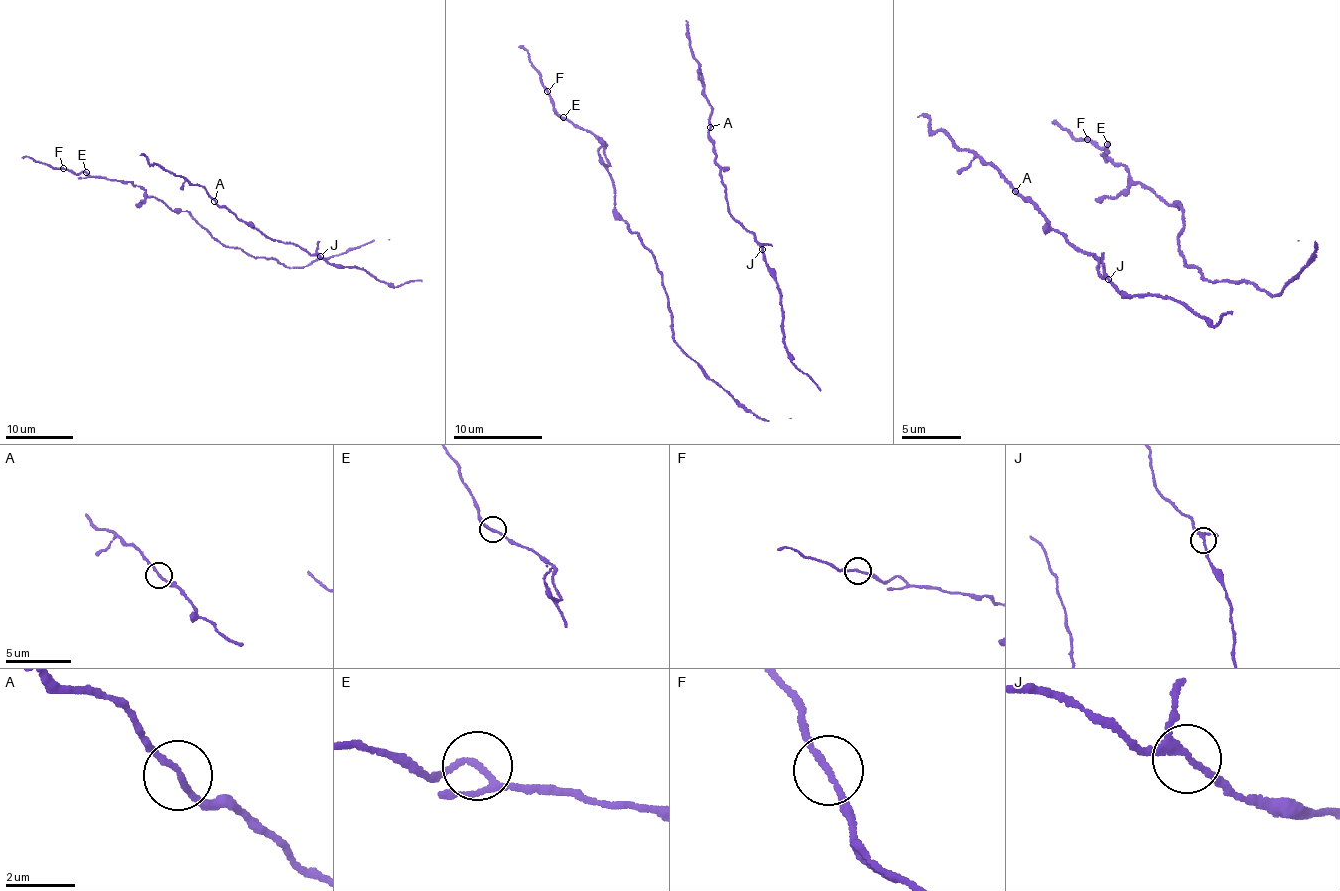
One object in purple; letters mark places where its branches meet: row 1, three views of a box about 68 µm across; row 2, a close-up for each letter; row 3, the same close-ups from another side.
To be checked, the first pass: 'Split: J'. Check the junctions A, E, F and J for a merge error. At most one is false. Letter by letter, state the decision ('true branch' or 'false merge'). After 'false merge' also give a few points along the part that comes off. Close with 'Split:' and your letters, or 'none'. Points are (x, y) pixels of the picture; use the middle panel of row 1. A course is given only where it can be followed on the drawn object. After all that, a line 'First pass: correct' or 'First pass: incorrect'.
A: true branch
E: true branch
F: true branch
J: true branch
Split: none
First pass: incorrect

